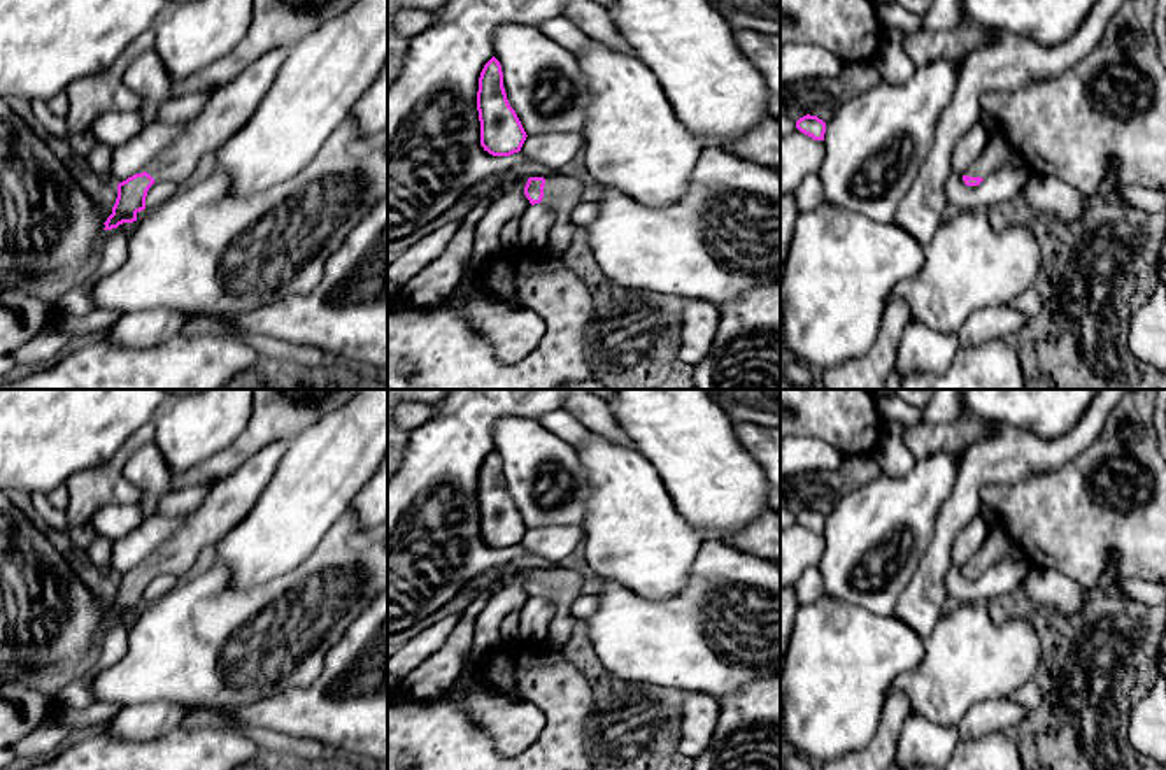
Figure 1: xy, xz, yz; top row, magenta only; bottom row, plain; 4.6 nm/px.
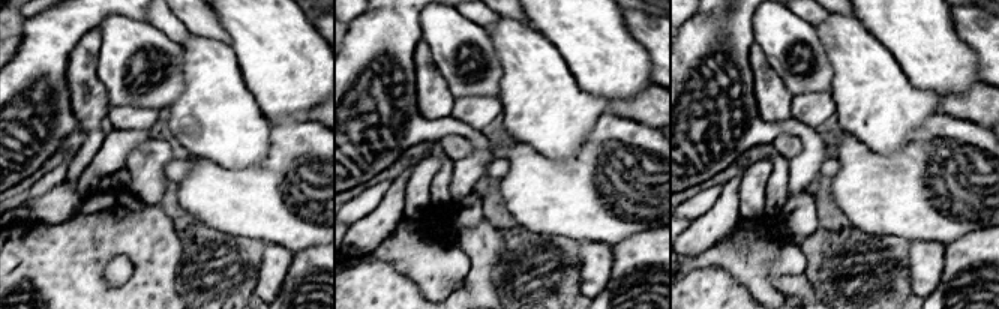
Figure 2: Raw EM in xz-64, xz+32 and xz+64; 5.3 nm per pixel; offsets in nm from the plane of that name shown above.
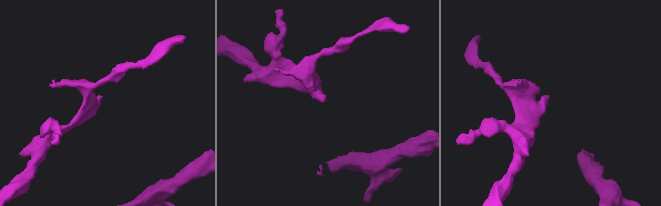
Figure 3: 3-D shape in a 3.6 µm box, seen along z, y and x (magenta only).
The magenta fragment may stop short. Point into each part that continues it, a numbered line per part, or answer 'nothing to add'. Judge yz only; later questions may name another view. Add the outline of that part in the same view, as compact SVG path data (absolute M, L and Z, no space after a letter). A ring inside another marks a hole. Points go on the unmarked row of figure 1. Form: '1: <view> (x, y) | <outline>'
1: yz (998, 546) | M998 523L994 528L989 528L984 545L964 568L985 572L994 563L999 563L1006 558L1027 563L1022 549L1008 537L1008 533Z

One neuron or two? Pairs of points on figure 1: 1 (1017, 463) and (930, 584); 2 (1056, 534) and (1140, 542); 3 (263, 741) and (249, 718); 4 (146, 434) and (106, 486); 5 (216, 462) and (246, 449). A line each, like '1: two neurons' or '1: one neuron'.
1: one neuron
2: one neuron
3: two neurons
4: one neuron
5: one neuron

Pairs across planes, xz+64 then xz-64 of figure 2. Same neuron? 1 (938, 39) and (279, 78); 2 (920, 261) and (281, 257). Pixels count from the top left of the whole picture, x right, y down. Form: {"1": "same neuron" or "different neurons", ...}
{"1": "same neuron", "2": "same neuron"}

